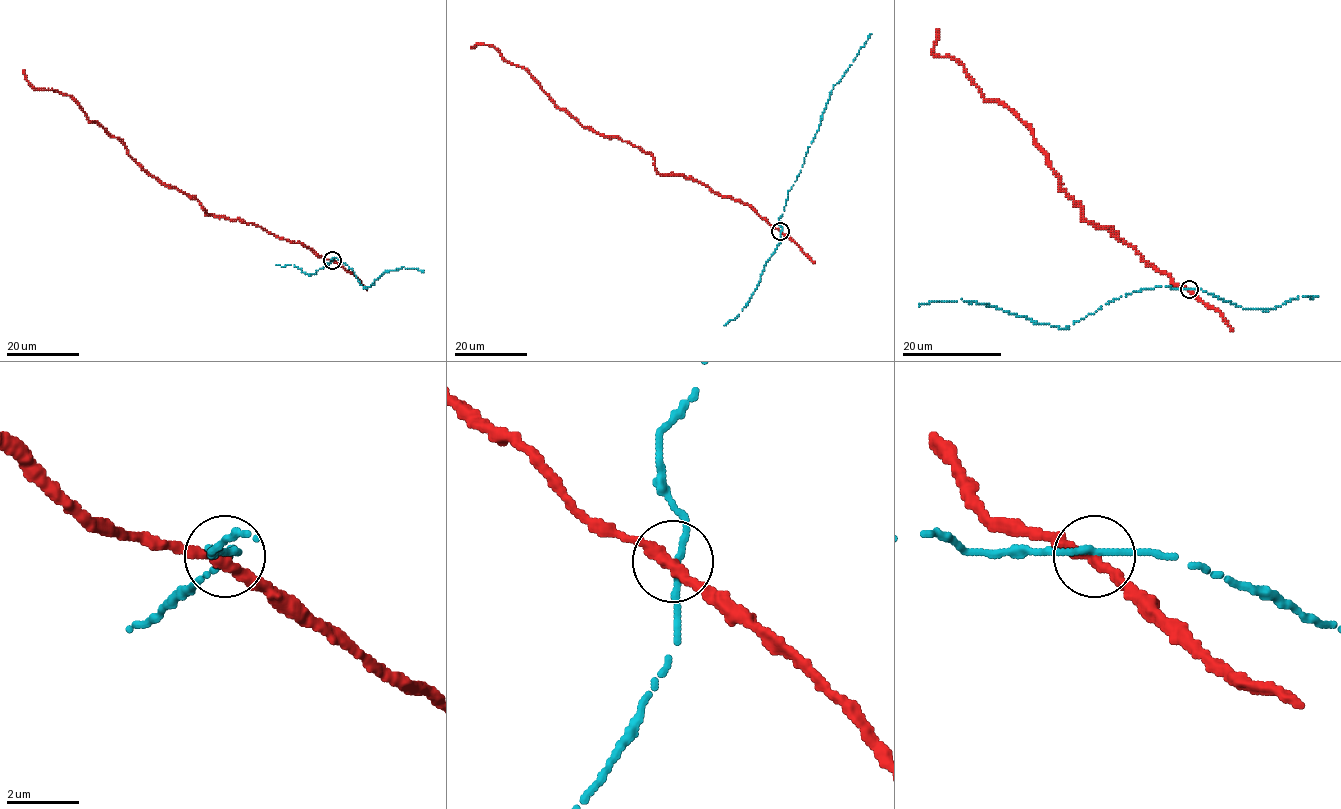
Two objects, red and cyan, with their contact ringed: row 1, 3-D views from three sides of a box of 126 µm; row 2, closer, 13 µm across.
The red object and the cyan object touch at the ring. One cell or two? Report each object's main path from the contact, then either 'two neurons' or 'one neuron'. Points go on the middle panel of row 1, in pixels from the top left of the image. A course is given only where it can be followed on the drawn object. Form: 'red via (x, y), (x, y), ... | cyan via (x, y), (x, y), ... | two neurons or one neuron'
red via (781, 231), (749, 205), (681, 175), (660, 174), (650, 153), (584, 128), (526, 70), (493, 47), (471, 46) | cyan via (781, 231), (779, 218), (788, 191), (817, 132), (833, 86), (871, 33) | two neurons

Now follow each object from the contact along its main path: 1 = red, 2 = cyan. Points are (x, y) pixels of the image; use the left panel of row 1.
1: (333, 260), (252, 222), (209, 215), (198, 201), (152, 177), (71, 97), (35, 88), (23, 69)
2: (333, 260), (339, 260), (352, 269), (365, 288), (385, 271), (403, 267), (423, 271)

